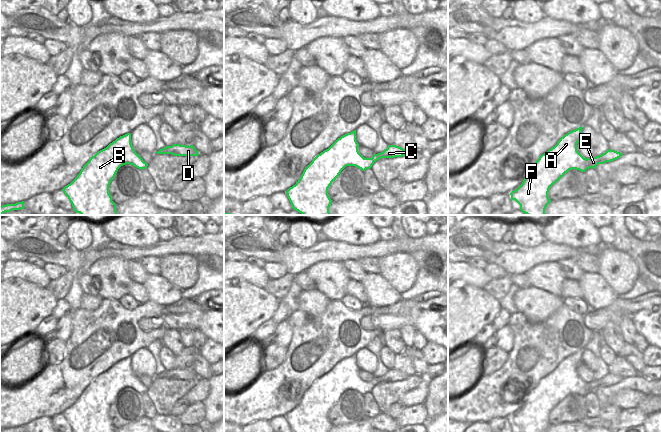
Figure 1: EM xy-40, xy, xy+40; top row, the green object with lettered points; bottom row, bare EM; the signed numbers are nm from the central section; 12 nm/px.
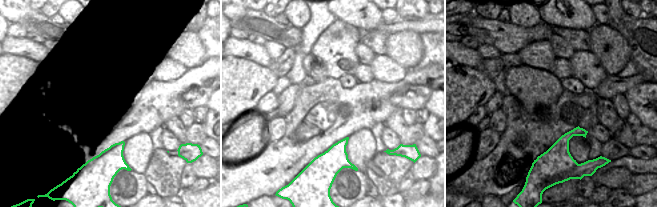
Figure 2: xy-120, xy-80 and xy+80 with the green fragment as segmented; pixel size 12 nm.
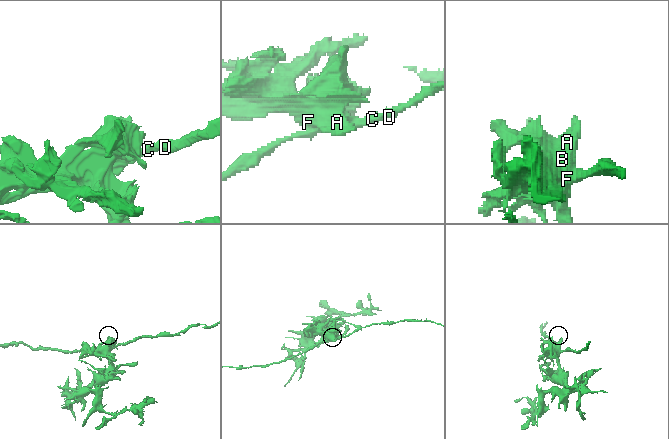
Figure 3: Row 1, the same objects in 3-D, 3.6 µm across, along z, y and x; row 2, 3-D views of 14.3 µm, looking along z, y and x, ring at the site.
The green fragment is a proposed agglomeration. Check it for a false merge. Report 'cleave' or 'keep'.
cleave

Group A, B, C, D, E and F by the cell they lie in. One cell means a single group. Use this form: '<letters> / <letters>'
A B F / C D E

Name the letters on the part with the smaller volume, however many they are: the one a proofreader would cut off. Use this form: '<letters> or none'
C, D, E

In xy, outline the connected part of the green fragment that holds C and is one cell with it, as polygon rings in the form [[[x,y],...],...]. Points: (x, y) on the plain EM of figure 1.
[[[389,369],[383,376],[374,378],[372,382],[375,386],[381,382],[395,382],[395,381],[402,381],[406,380],[409,376],[405,373],[396,370],[396,369]]]

